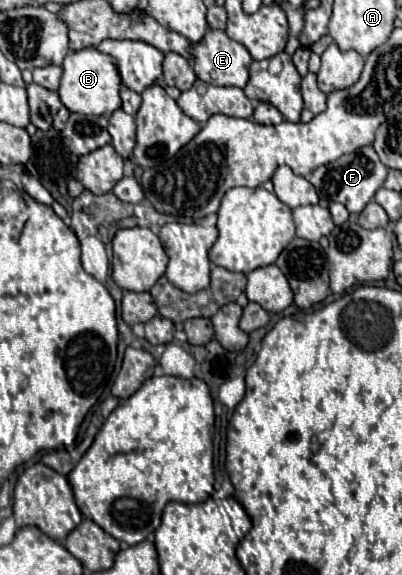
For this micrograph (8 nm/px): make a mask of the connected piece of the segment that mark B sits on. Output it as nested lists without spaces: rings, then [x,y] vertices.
[[[82,48],[70,52],[62,64],[62,80],[60,80],[60,100],[70,112],[92,114],[92,116],[110,116],[120,108],[120,72],[118,64],[112,56],[98,52],[96,48]]]

